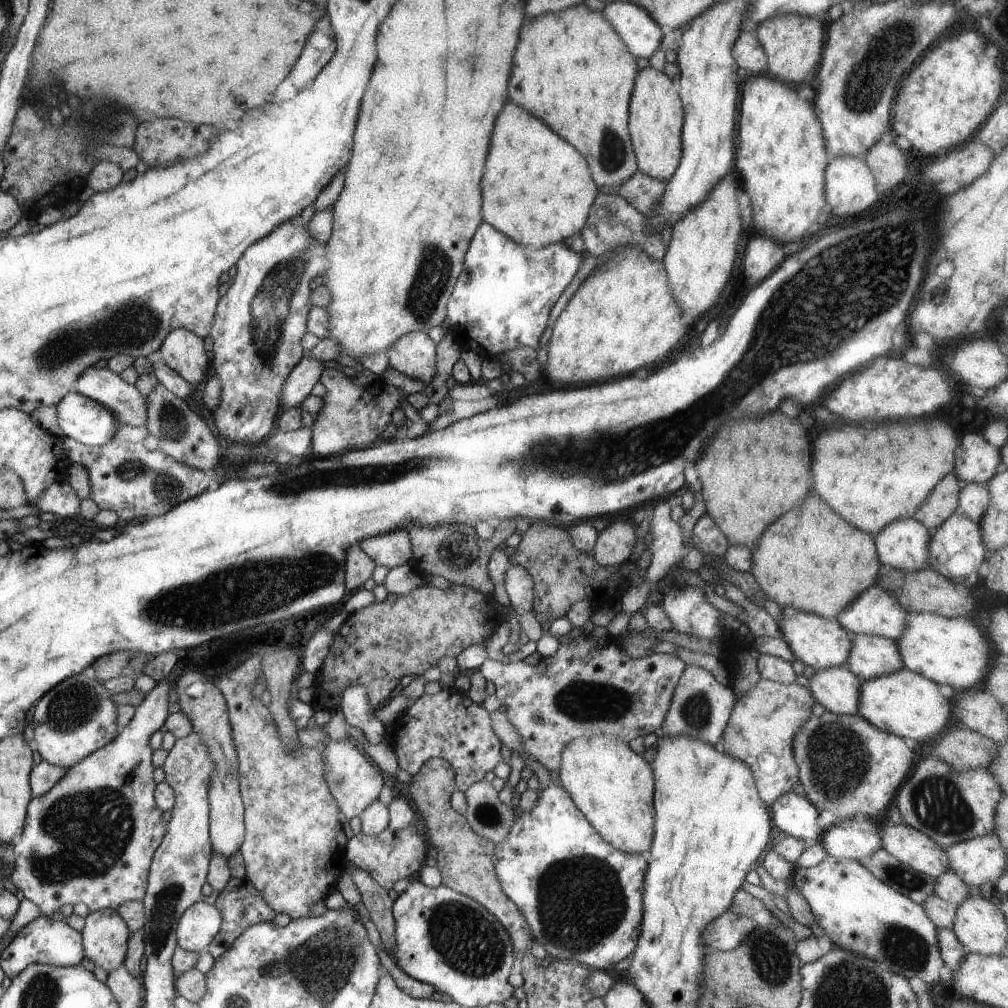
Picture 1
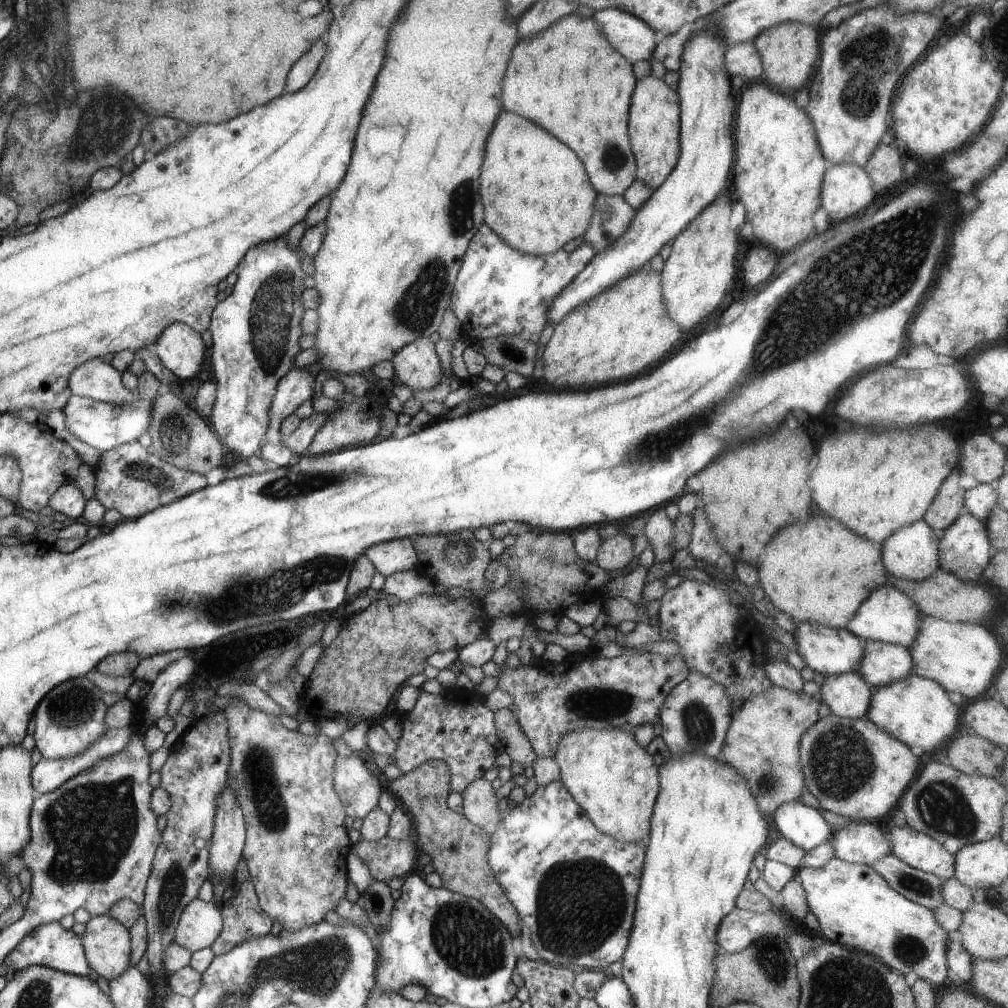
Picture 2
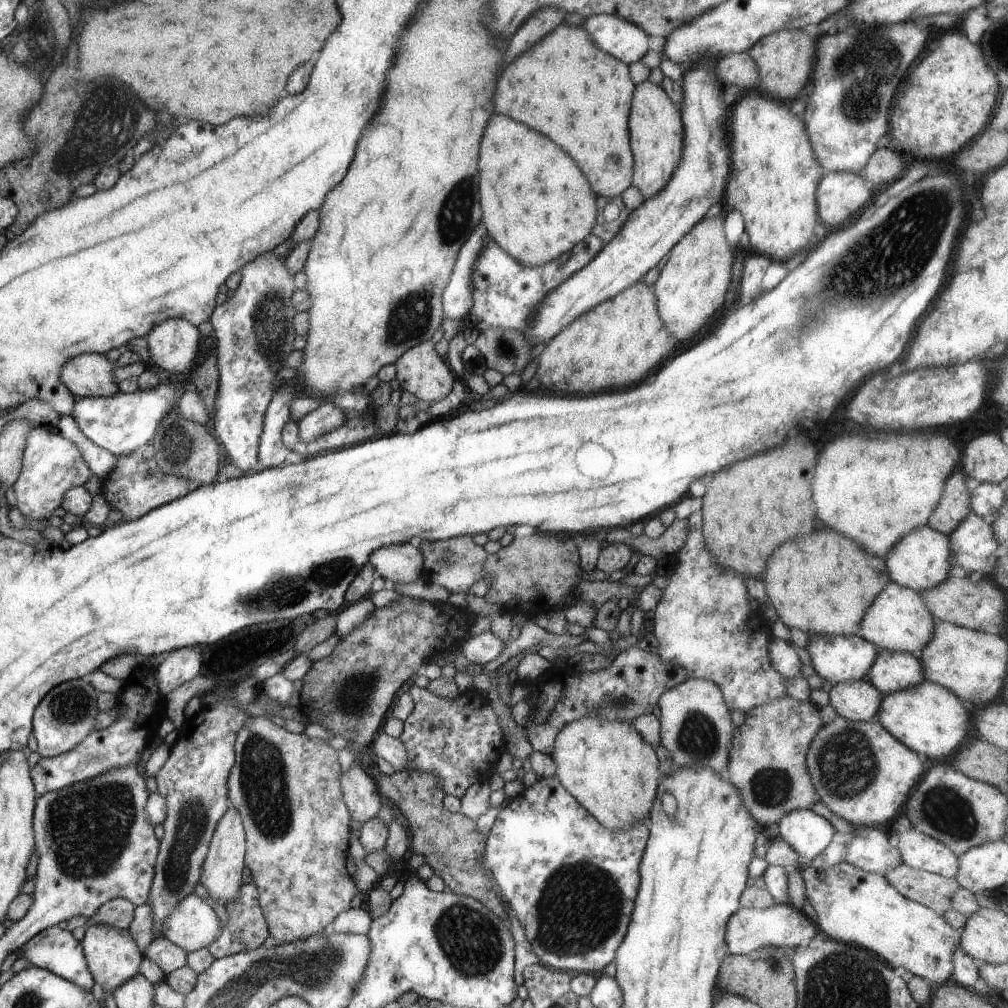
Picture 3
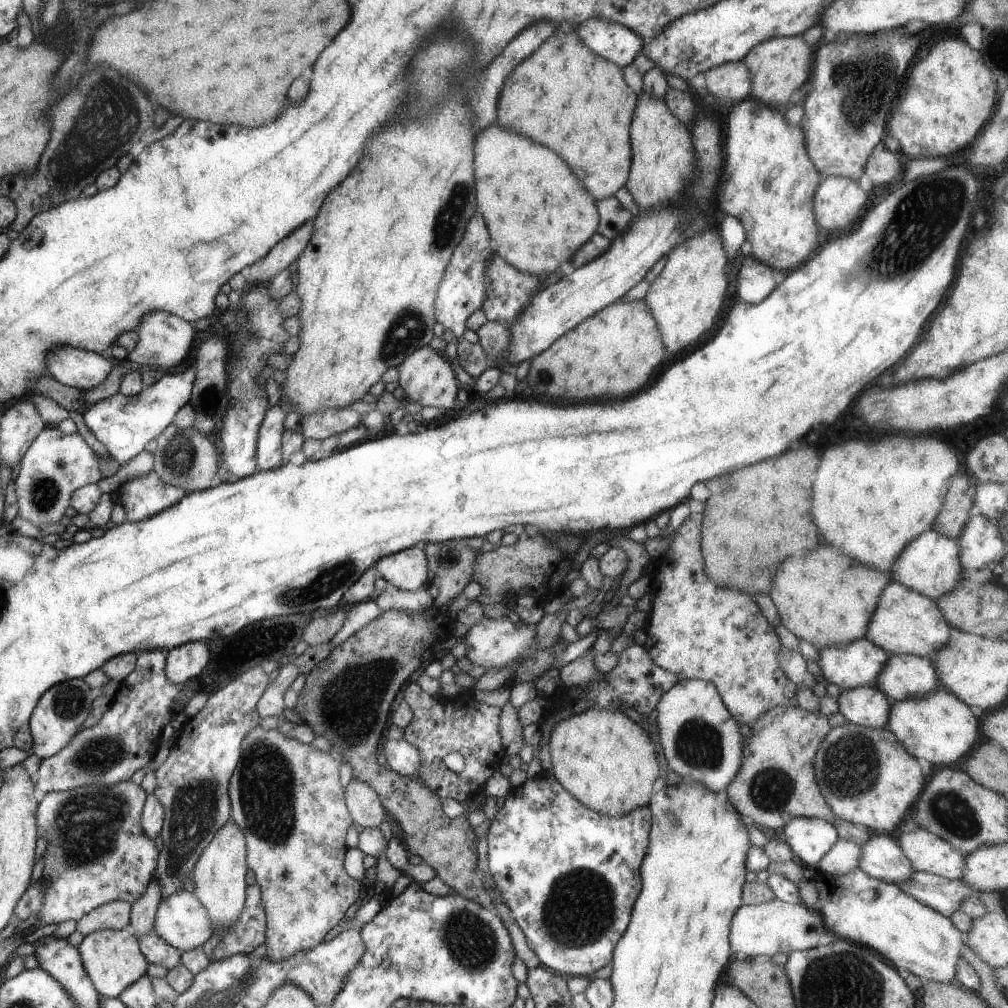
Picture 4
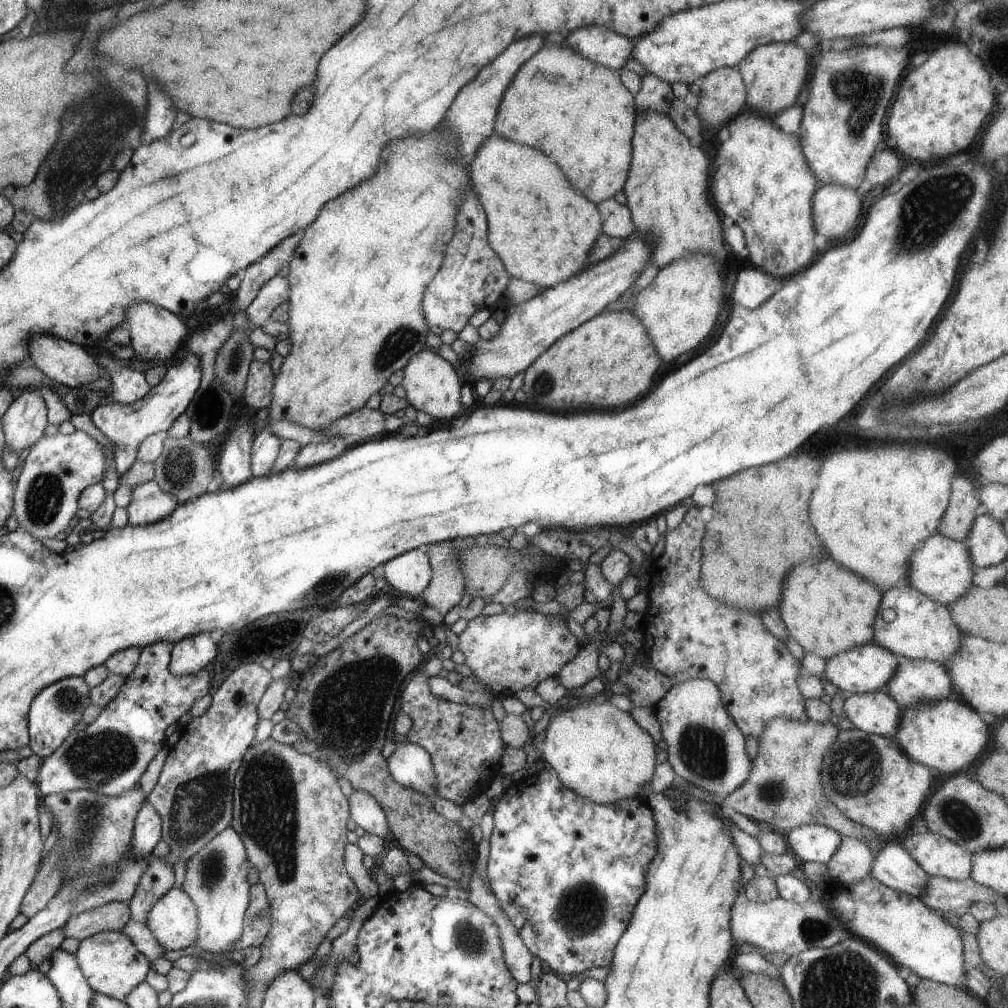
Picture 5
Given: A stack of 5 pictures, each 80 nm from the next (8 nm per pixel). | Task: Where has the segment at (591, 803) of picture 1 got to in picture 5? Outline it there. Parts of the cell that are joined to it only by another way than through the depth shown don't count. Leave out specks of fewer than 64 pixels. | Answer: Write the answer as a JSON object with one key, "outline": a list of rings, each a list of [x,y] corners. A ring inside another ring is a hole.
{"outline":[[[607,701],[589,707],[564,710],[556,716],[546,730],[542,744],[542,760],[552,766],[560,782],[592,802],[609,805],[622,799],[642,798],[644,788],[650,784],[656,765],[661,761],[658,745],[630,713],[613,707]]]}

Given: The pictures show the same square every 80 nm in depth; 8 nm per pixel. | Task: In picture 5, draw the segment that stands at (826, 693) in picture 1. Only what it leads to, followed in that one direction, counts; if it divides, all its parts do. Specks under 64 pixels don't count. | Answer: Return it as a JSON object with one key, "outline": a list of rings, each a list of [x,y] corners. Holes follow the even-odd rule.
{"outline":[[[885,690],[851,694],[844,701],[846,718],[868,734],[894,737],[903,716],[901,706]]]}

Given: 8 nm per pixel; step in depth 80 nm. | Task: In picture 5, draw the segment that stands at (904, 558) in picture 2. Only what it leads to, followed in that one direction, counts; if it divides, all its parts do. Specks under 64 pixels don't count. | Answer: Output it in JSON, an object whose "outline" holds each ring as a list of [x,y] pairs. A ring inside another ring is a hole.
{"outline":[[[936,533],[928,537],[910,557],[907,582],[922,594],[948,606],[974,586],[973,568],[969,550],[963,541],[949,539]]]}

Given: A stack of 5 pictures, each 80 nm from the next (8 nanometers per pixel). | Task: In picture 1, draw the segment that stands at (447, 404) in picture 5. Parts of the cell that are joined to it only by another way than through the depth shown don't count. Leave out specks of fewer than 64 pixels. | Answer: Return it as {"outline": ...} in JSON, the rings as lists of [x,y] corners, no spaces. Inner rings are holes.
{"outline":[[[412,331],[398,339],[388,350],[389,366],[422,381],[436,374],[436,345],[427,332]]]}

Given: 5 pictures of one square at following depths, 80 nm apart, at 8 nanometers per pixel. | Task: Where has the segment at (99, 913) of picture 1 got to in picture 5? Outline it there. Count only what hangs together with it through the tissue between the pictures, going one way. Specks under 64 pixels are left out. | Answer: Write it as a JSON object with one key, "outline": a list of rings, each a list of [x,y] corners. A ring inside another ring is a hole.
{"outline":[[[122,931],[101,932],[80,941],[77,961],[95,993],[123,1001],[150,973],[151,962],[137,949],[133,939]]]}

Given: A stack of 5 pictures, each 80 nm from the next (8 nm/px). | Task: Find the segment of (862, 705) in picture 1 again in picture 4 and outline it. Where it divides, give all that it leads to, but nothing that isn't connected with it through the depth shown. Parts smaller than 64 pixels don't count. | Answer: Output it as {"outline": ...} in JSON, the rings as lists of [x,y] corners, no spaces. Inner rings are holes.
{"outline":[[[945,689],[922,697],[893,701],[890,705],[887,729],[905,749],[926,766],[952,766],[973,749],[980,738],[979,719],[955,694]]]}

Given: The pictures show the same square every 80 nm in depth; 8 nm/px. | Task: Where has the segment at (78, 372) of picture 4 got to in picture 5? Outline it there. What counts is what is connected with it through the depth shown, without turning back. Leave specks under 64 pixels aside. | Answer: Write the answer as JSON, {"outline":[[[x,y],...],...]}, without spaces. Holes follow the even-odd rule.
{"outline":[[[52,335],[36,336],[29,340],[29,358],[49,379],[74,389],[96,382],[103,377],[103,366],[94,354],[89,354],[80,345]]]}

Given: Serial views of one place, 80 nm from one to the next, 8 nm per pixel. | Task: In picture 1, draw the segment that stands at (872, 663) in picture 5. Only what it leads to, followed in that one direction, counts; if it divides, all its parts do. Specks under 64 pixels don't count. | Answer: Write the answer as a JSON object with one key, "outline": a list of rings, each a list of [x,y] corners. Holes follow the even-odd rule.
{"outline":[[[781,607],[781,610],[782,616],[776,622],[782,633],[782,639],[793,651],[796,659],[817,671],[845,664],[853,639],[836,619],[829,619],[794,607]]]}

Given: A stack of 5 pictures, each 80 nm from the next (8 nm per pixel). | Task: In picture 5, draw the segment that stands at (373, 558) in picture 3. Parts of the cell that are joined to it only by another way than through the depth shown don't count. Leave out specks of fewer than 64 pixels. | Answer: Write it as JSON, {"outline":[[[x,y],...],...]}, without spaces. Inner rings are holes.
{"outline":[[[419,547],[390,559],[378,571],[392,588],[409,597],[421,595],[431,579],[429,556]]]}

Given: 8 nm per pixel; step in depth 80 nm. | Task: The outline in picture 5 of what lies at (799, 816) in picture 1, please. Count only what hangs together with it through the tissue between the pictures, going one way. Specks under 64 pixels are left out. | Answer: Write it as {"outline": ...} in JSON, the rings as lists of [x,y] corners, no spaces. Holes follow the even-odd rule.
{"outline":[[[801,824],[787,833],[785,839],[800,865],[815,862],[825,867],[839,847],[842,836],[824,825]]]}

